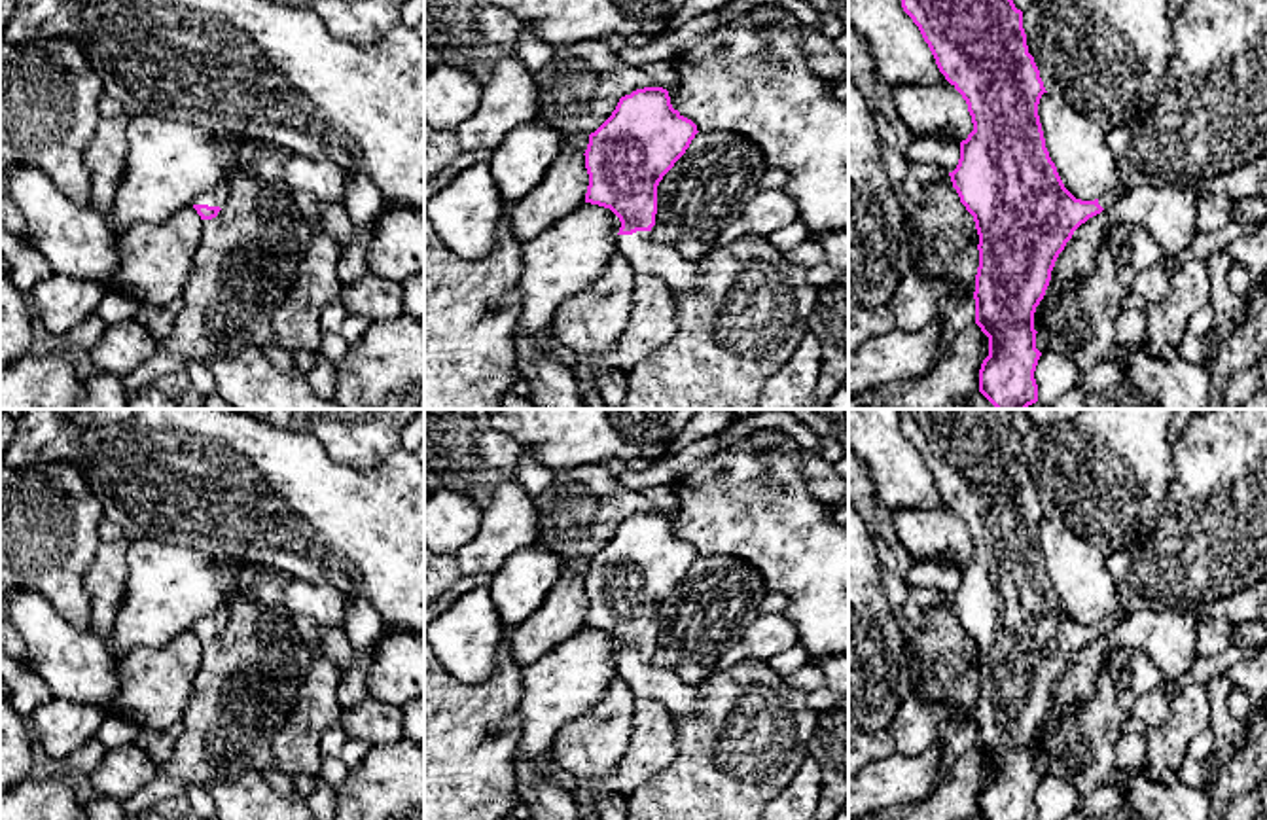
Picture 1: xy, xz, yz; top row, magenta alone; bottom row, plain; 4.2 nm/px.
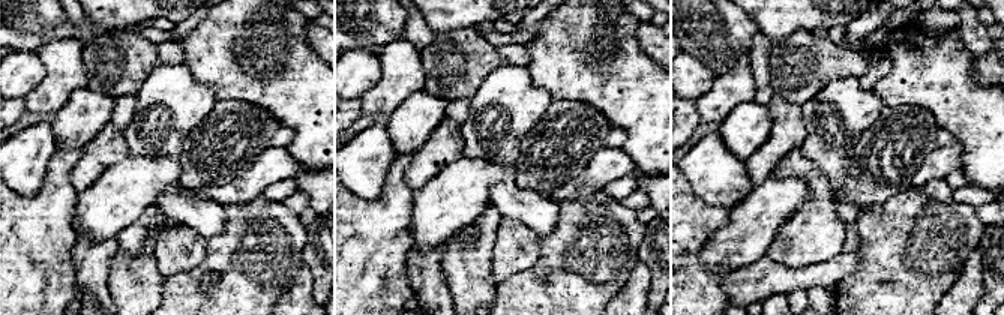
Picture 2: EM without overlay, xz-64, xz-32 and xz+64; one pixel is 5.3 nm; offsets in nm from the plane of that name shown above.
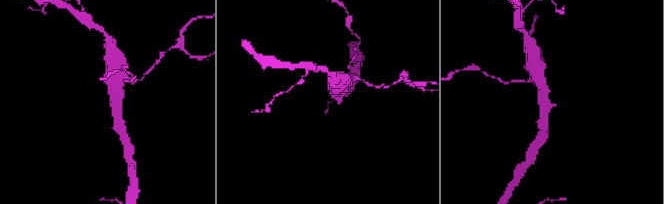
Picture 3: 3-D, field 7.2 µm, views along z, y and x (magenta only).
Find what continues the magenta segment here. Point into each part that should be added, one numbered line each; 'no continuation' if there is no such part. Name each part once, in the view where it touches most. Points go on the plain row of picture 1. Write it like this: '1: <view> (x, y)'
1: xz (680, 699)

